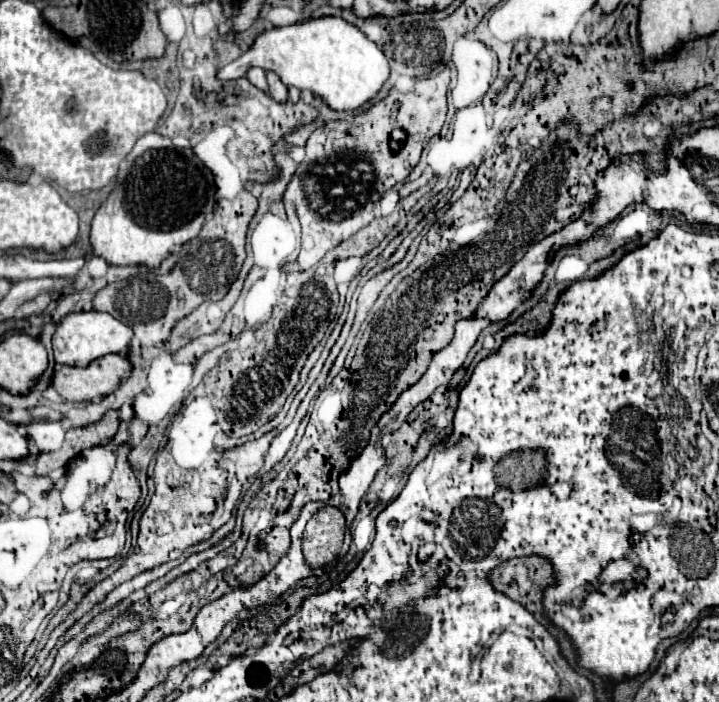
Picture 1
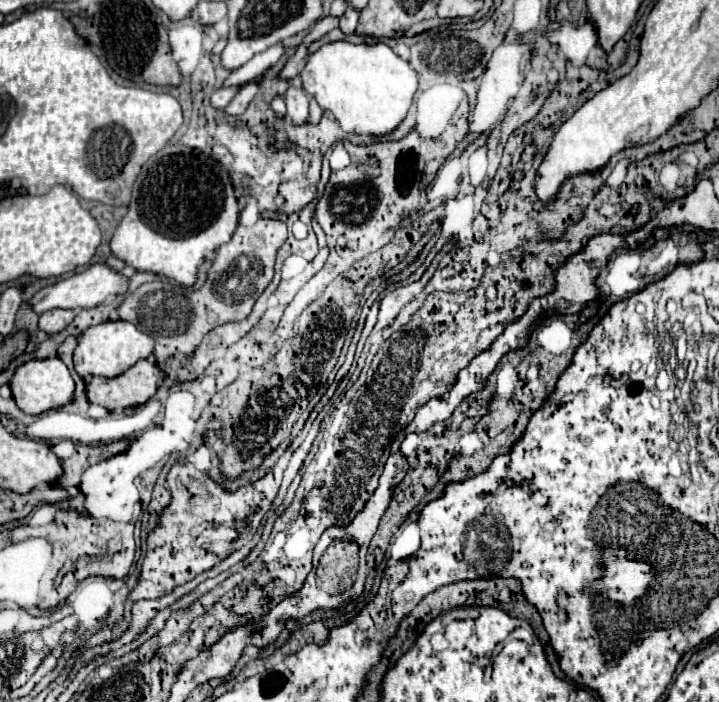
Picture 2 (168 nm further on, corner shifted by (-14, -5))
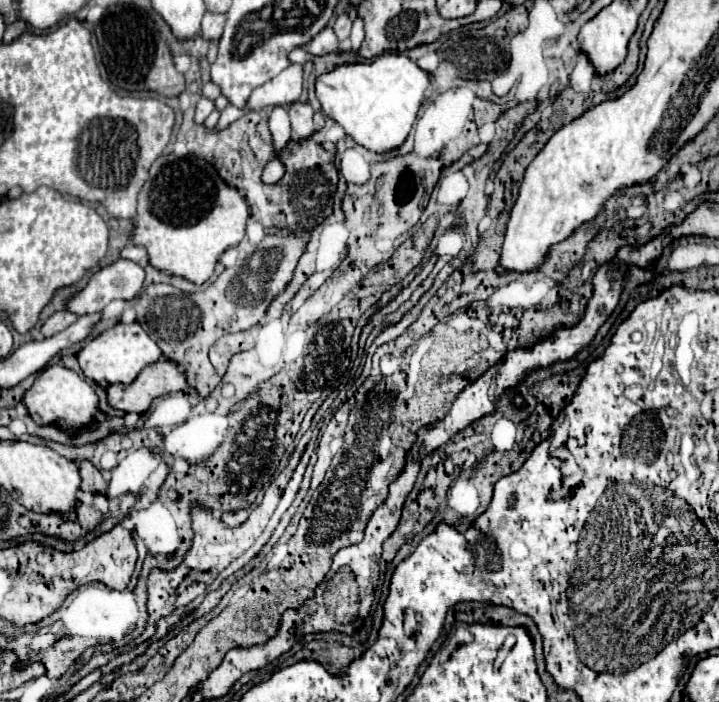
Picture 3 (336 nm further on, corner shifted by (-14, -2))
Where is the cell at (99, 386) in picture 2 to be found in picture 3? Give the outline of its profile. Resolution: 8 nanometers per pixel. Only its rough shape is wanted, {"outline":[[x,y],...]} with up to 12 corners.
{"outline":[[176,363],[146,367],[136,383],[110,385],[114,409],[144,413],[166,393],[184,391]]}

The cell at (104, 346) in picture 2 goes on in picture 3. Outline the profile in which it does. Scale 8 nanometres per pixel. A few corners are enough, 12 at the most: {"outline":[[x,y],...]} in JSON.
{"outline":[[118,323],[78,353],[98,385],[130,385],[162,359],[140,323]]}

